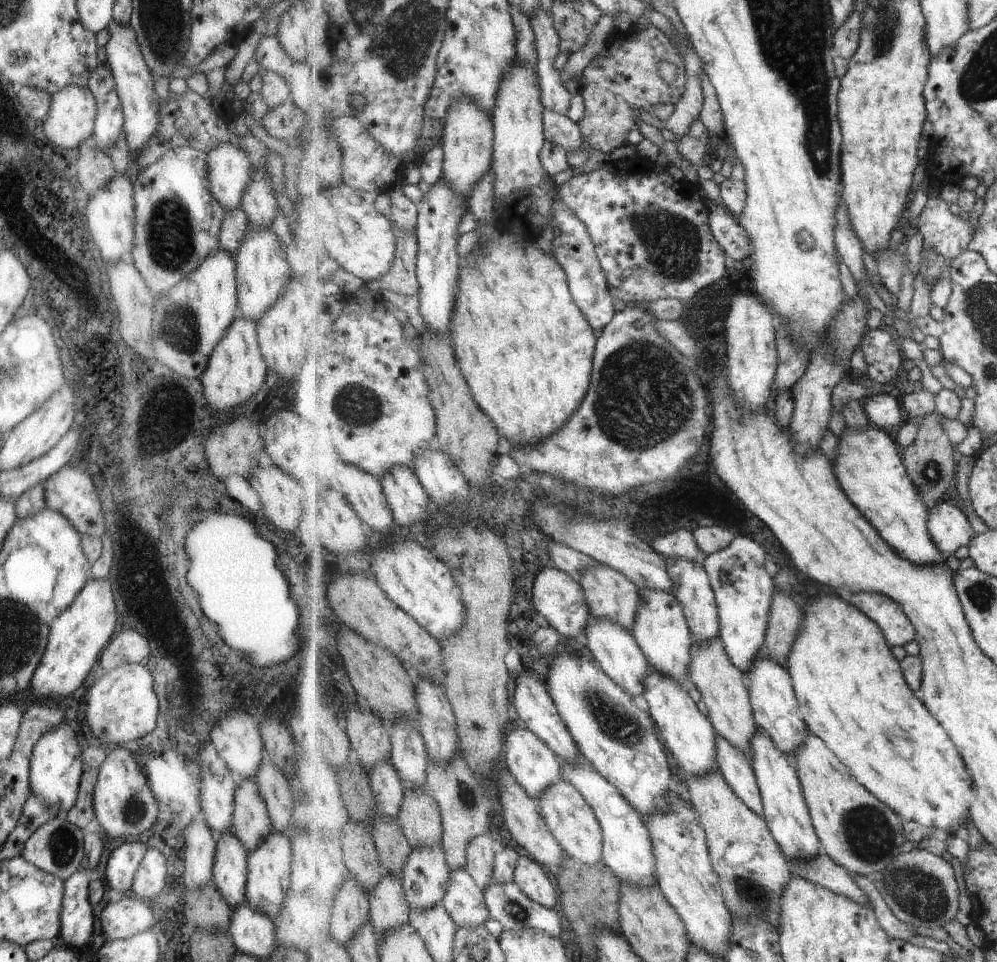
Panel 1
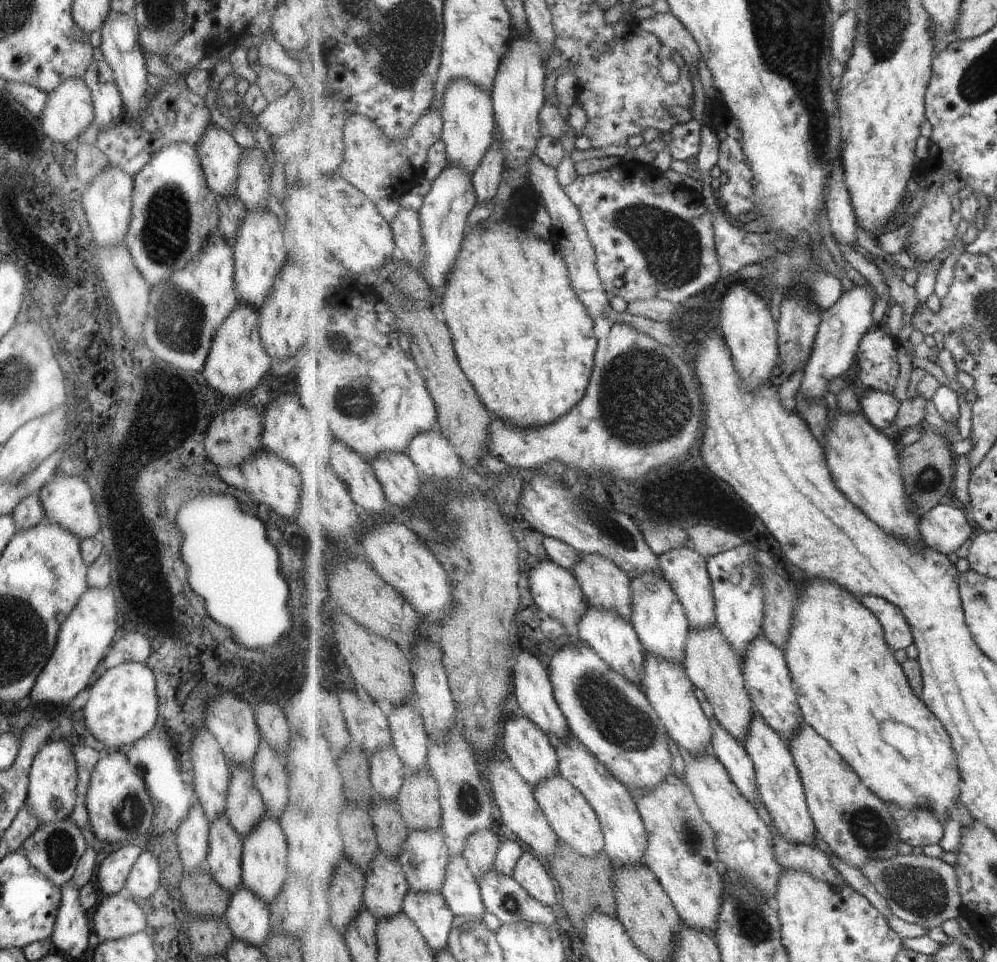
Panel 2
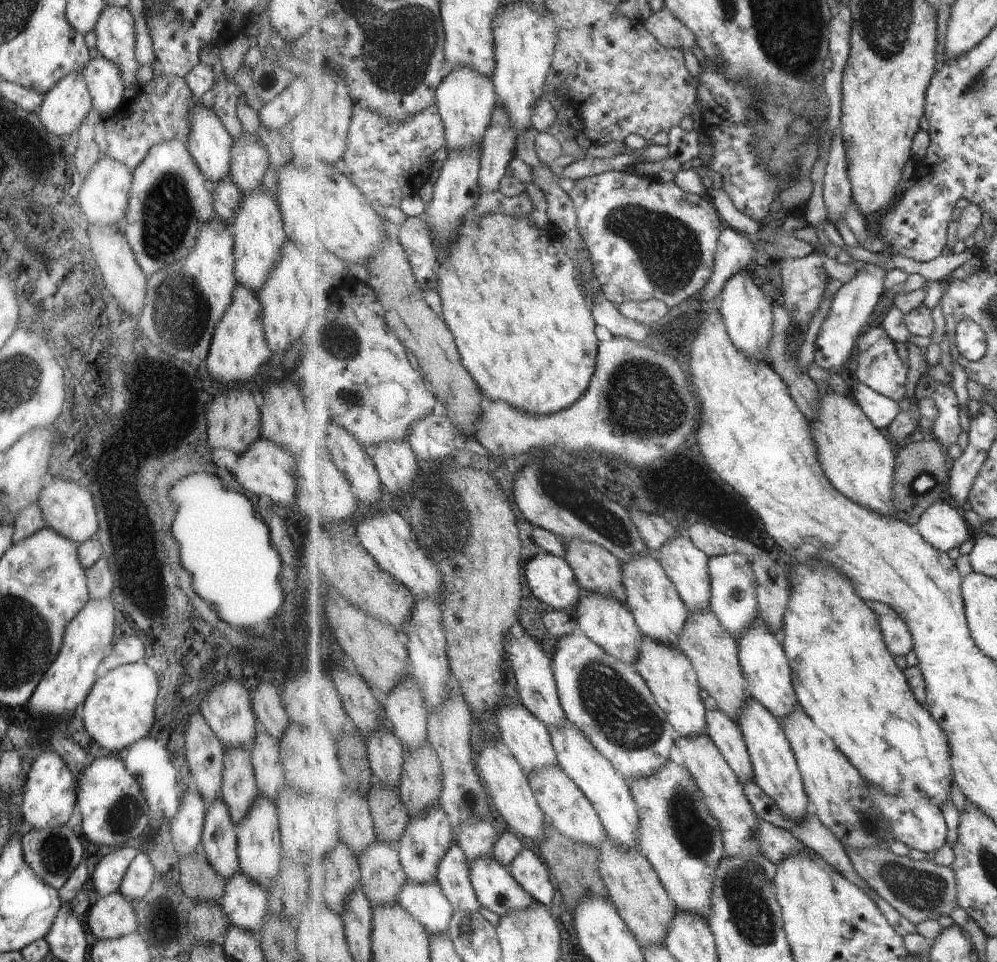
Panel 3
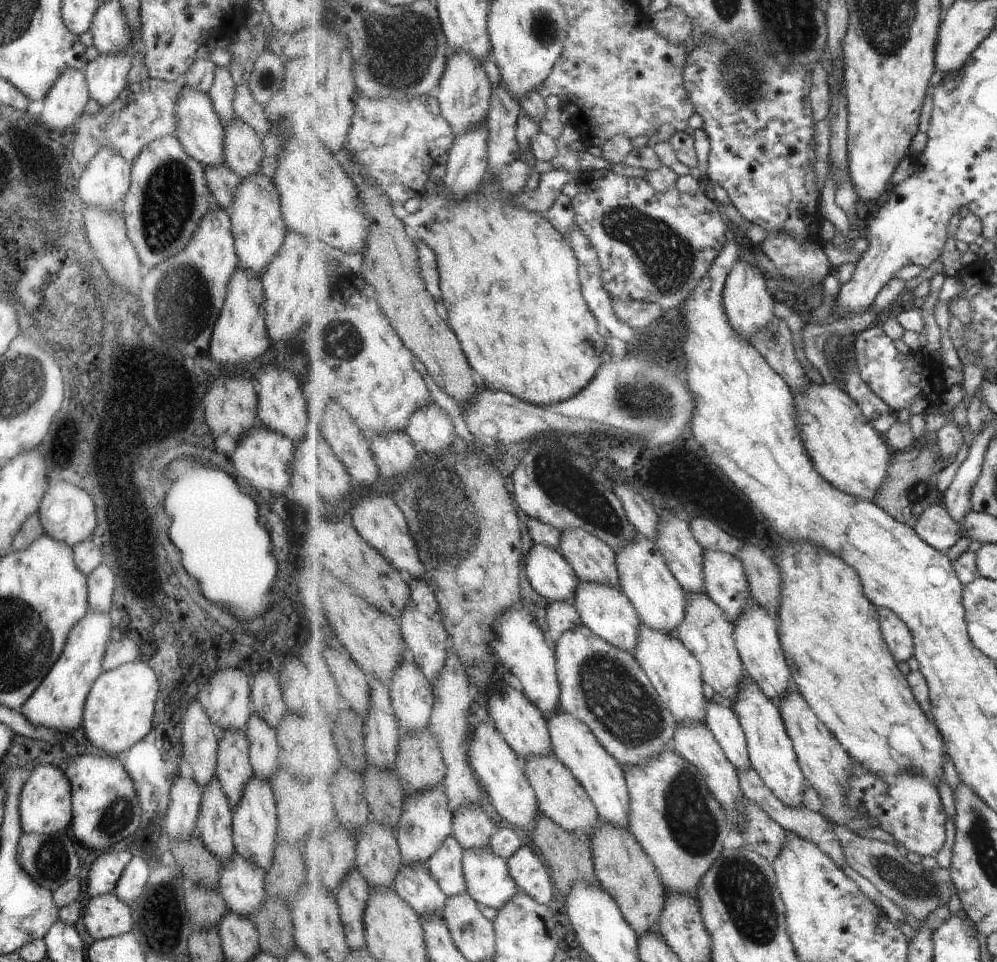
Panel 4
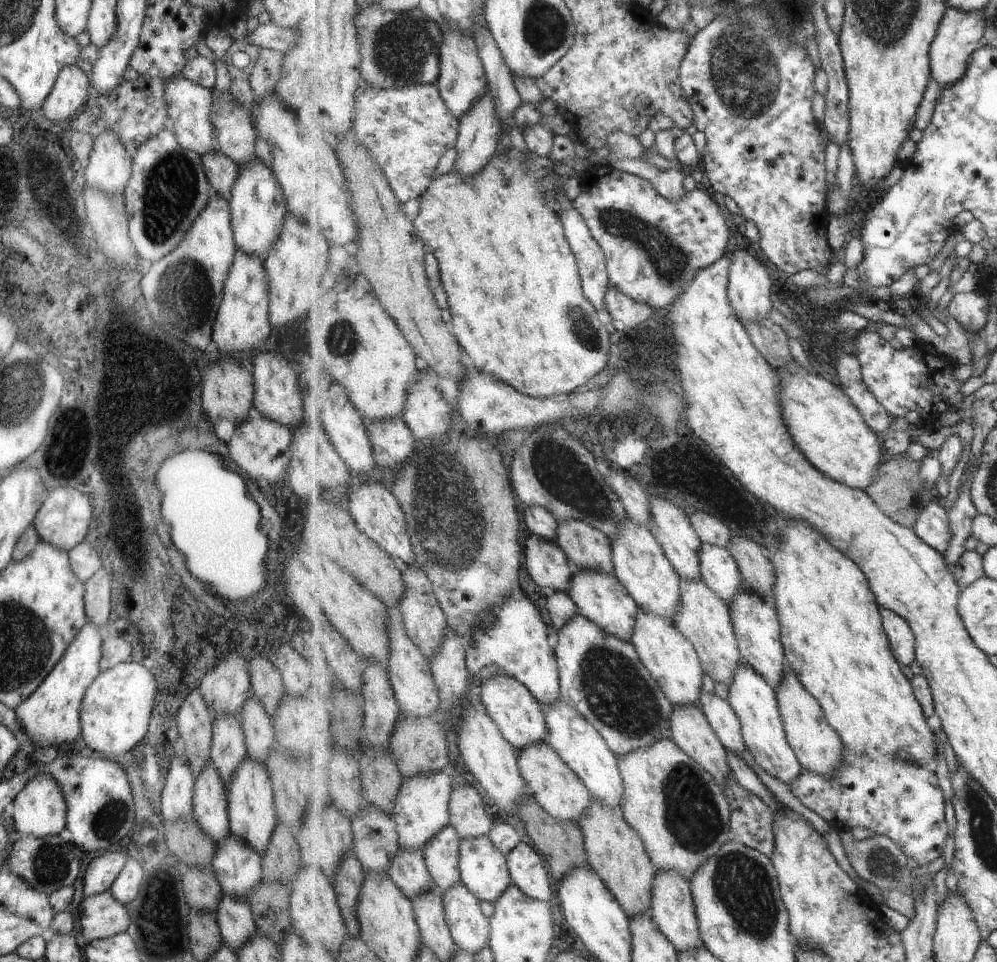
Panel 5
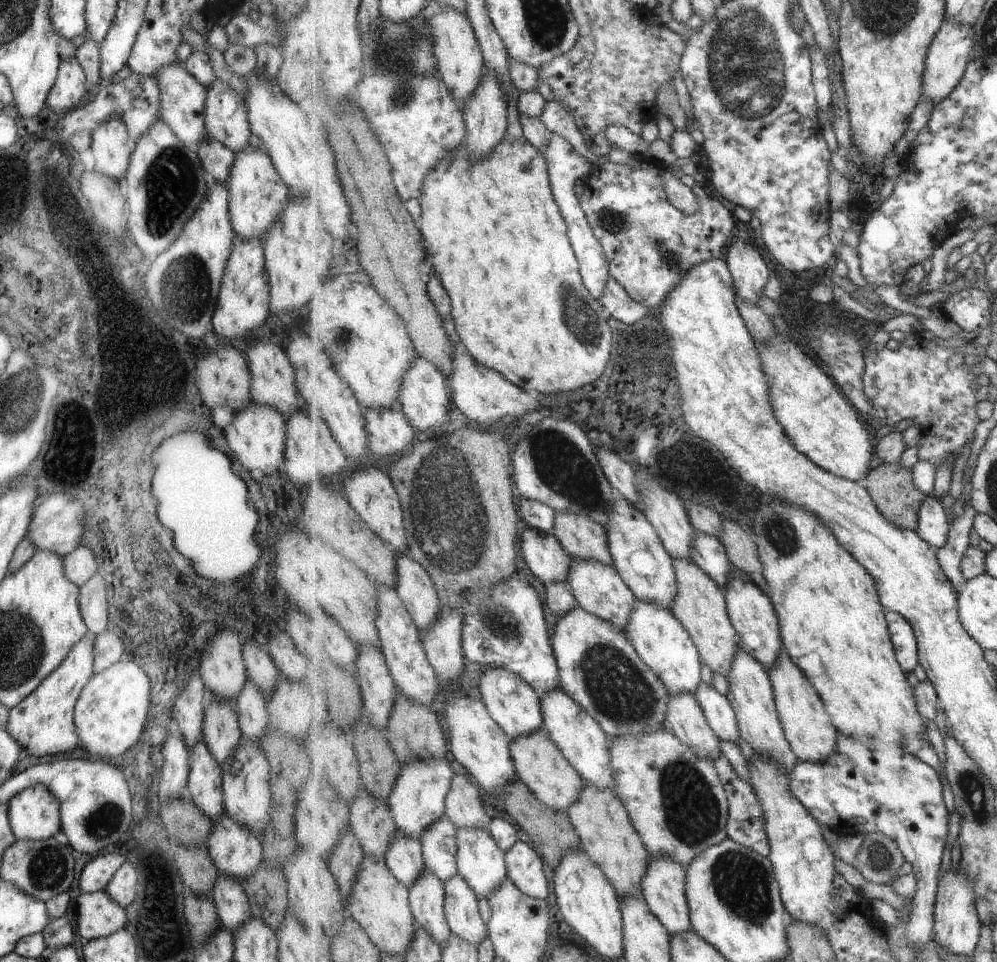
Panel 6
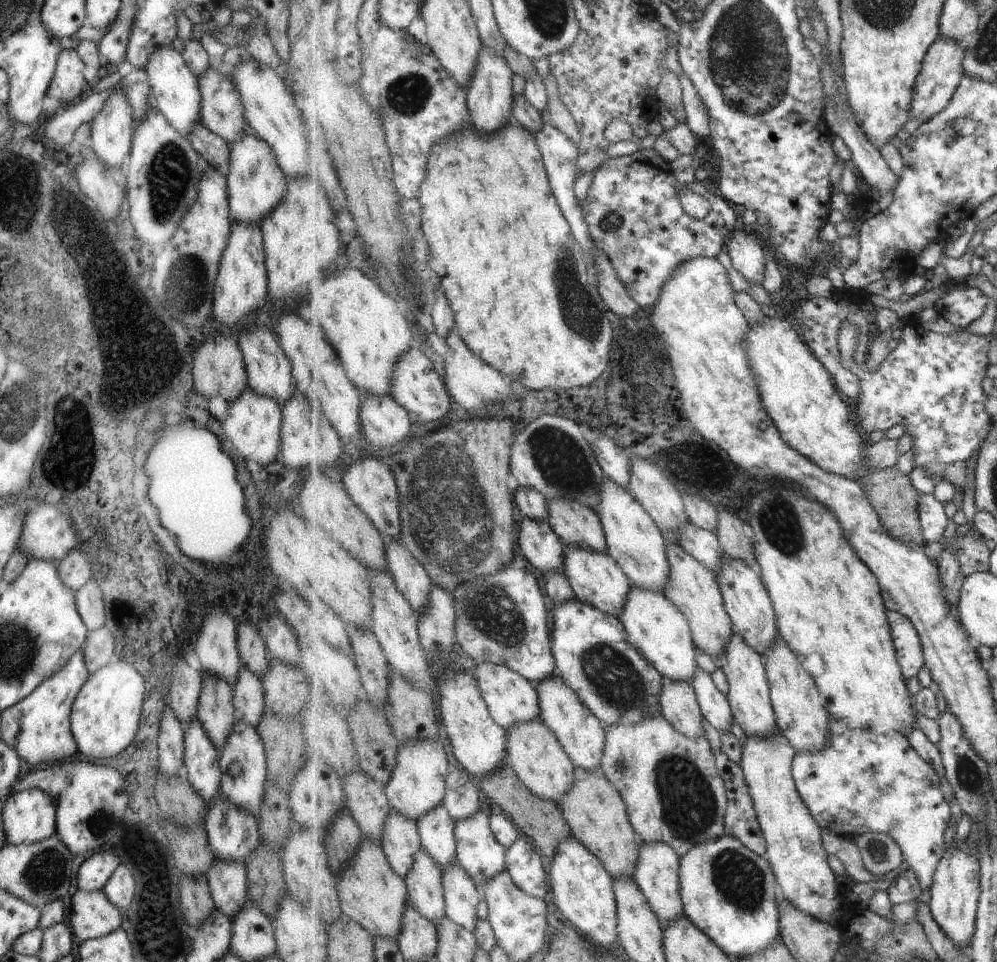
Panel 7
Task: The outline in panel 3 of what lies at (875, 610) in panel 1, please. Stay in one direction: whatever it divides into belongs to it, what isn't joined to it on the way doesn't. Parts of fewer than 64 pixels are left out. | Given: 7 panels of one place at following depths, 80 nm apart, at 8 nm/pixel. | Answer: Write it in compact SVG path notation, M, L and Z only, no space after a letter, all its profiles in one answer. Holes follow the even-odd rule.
M868 601L880 616L881 628L883 628L885 642L894 656L905 656L914 650L914 638L908 624L897 614L893 607L877 601Z

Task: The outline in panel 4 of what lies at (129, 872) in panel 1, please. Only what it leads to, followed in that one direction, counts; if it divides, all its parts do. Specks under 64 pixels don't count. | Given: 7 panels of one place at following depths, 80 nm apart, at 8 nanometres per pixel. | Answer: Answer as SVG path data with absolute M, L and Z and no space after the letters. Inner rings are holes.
M128 850L105 852L97 857L90 864L90 871L87 873L87 888L85 888L84 898L111 893L115 881L131 857L132 854Z

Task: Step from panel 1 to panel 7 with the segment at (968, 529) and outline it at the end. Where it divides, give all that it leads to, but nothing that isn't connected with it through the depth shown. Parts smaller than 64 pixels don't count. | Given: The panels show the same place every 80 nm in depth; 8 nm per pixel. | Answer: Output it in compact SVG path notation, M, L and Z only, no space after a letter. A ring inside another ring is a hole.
M921 493L919 511L926 542L944 544L943 534L950 522L950 518L945 514L945 506L934 494Z

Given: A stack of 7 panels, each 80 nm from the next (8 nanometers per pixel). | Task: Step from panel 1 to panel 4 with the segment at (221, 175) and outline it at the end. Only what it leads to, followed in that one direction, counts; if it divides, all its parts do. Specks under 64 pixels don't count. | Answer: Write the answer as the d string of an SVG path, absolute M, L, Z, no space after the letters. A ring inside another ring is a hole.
M187 84L179 89L174 106L176 122L173 136L181 143L182 149L203 167L224 162L223 158L223 126L218 118L218 108L211 104L207 93L194 89Z

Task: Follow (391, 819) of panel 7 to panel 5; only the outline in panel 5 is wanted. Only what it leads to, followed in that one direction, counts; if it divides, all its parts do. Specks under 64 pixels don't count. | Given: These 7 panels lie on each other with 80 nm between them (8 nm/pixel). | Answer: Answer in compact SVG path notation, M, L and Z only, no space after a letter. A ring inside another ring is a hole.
M399 847L386 872L411 900L419 894L439 890L427 868L423 849Z

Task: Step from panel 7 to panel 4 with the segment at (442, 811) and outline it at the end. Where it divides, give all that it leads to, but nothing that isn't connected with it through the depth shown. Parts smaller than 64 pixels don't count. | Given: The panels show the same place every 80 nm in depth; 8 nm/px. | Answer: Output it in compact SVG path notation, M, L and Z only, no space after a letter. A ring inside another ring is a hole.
M451 834L445 839L426 867L448 897L467 893L464 848L455 835Z

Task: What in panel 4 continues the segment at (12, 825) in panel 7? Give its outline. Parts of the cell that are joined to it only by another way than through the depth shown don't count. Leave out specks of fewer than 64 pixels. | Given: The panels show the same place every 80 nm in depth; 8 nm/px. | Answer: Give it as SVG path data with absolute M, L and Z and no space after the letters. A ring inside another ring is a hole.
M40 763L30 772L29 779L22 784L18 794L18 815L23 833L49 834L65 830L70 824L71 801L67 777L58 764Z

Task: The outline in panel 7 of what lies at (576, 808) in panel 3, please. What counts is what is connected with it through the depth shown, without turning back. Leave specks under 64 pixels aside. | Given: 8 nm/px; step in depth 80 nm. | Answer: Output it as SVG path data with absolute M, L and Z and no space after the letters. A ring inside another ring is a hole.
M541 720L520 722L507 730L507 761L520 779L541 798L558 802L575 785L576 763L565 752L557 735Z

